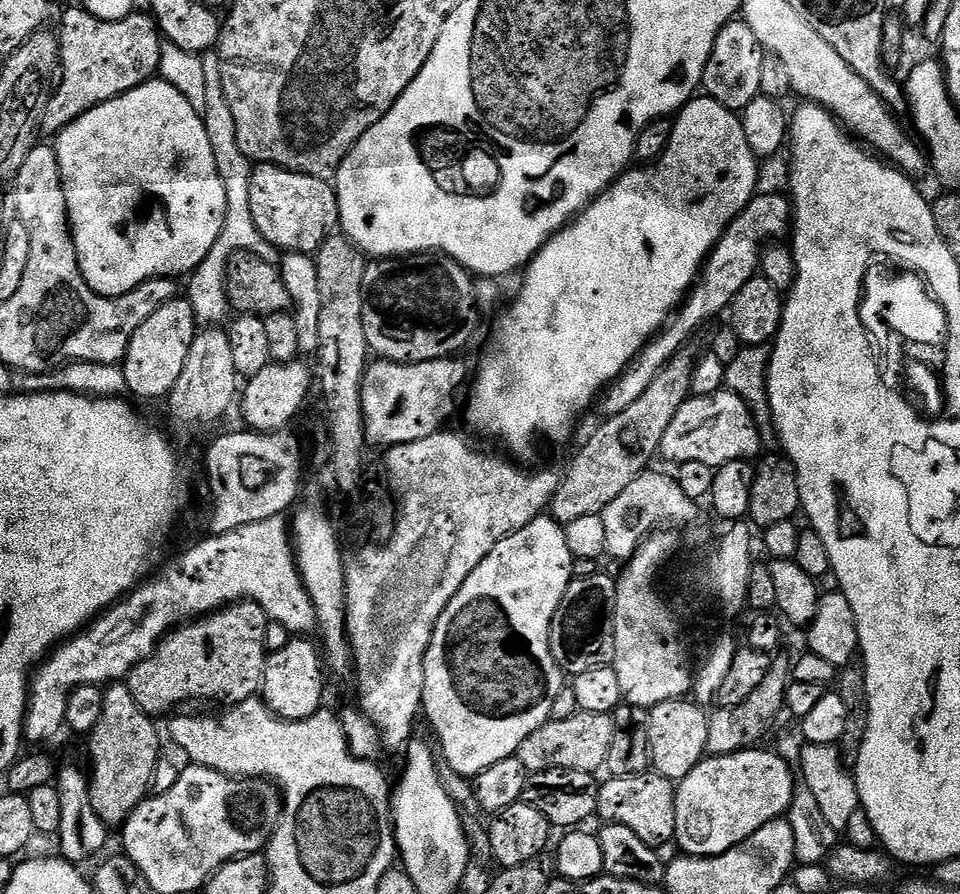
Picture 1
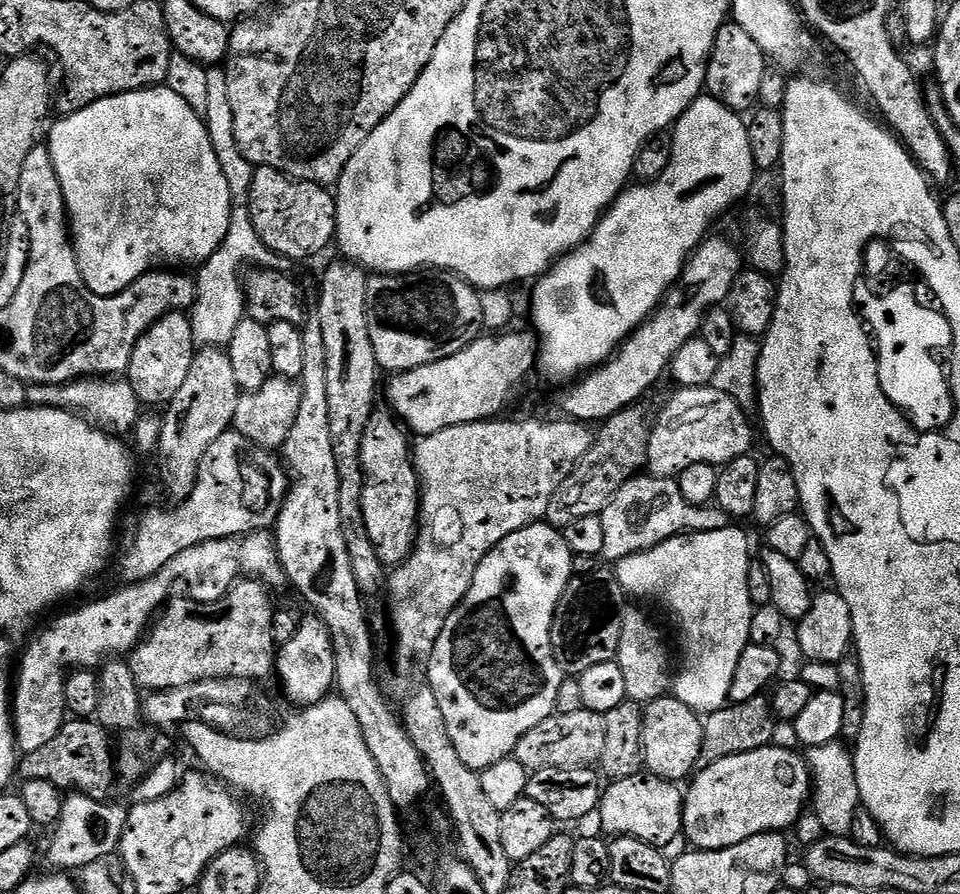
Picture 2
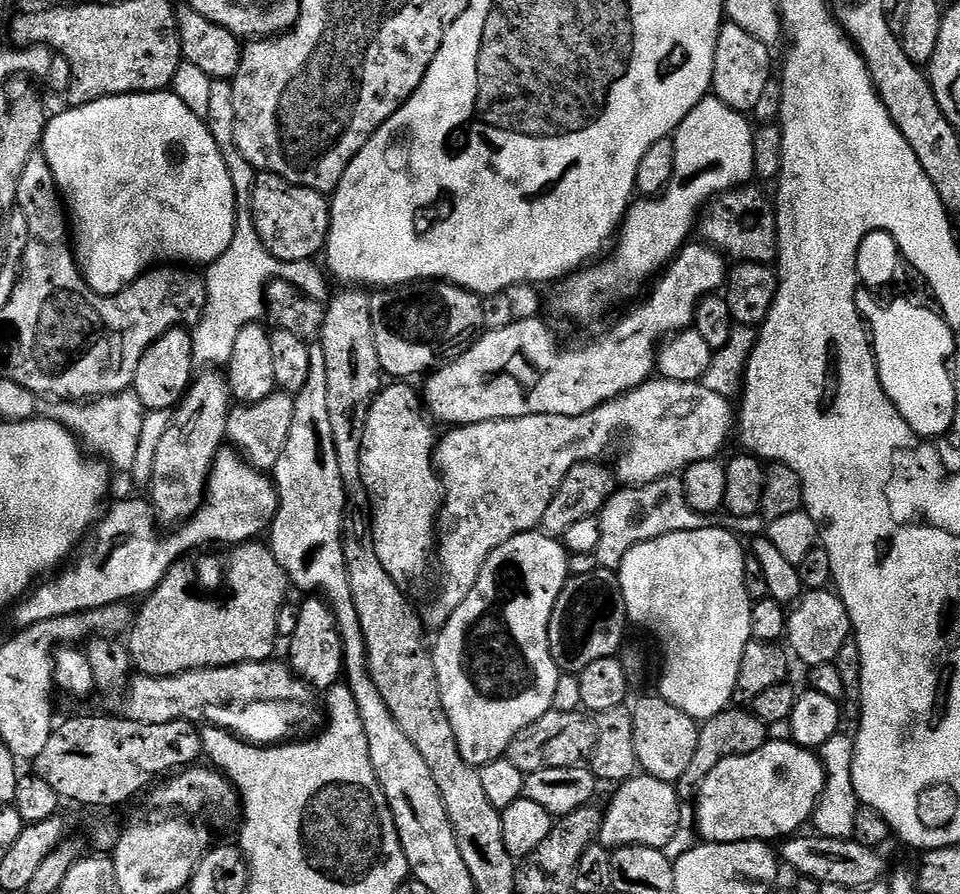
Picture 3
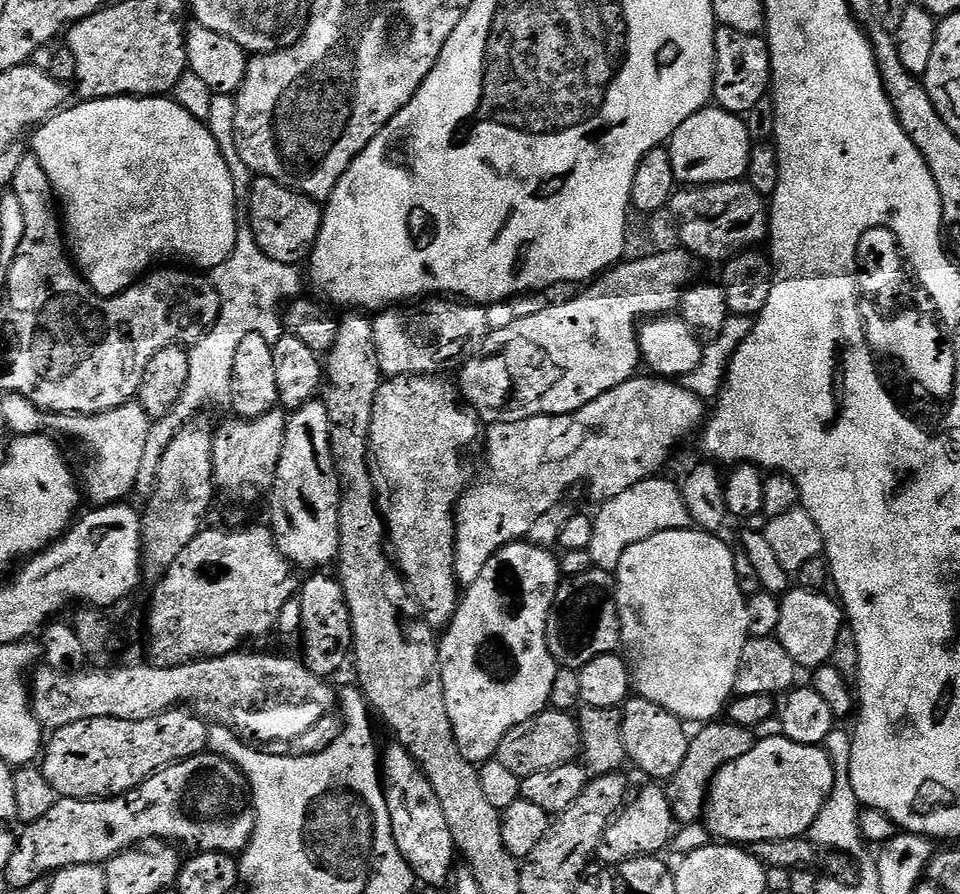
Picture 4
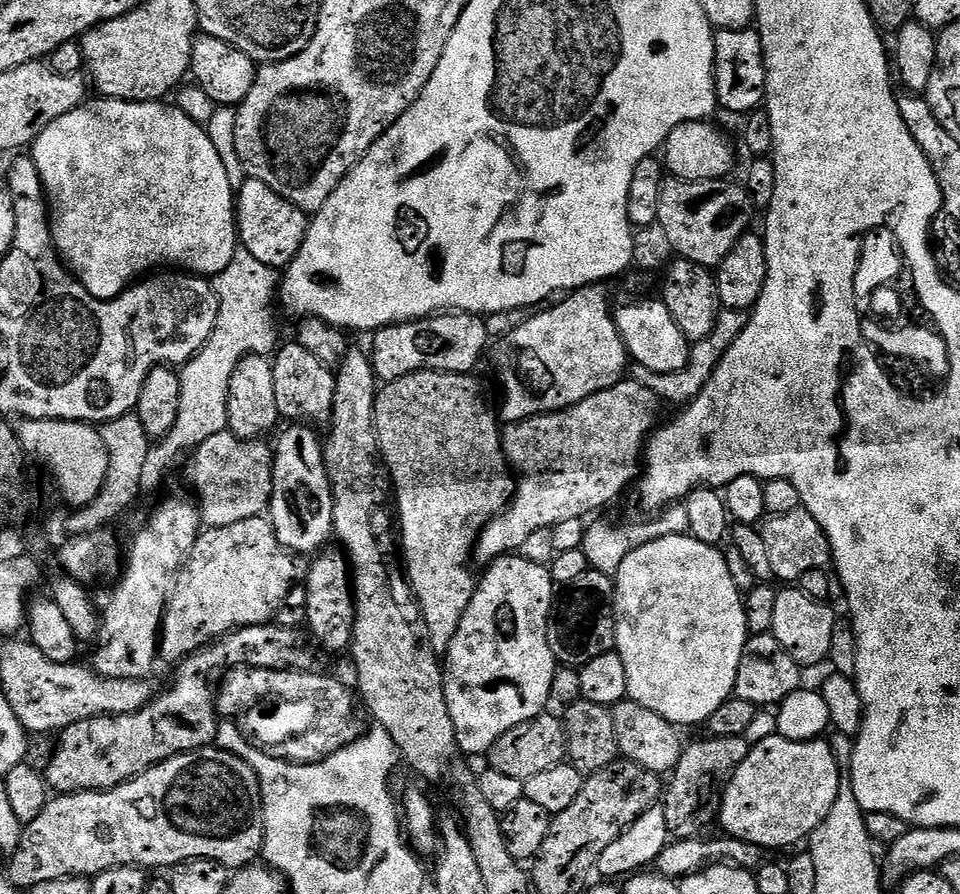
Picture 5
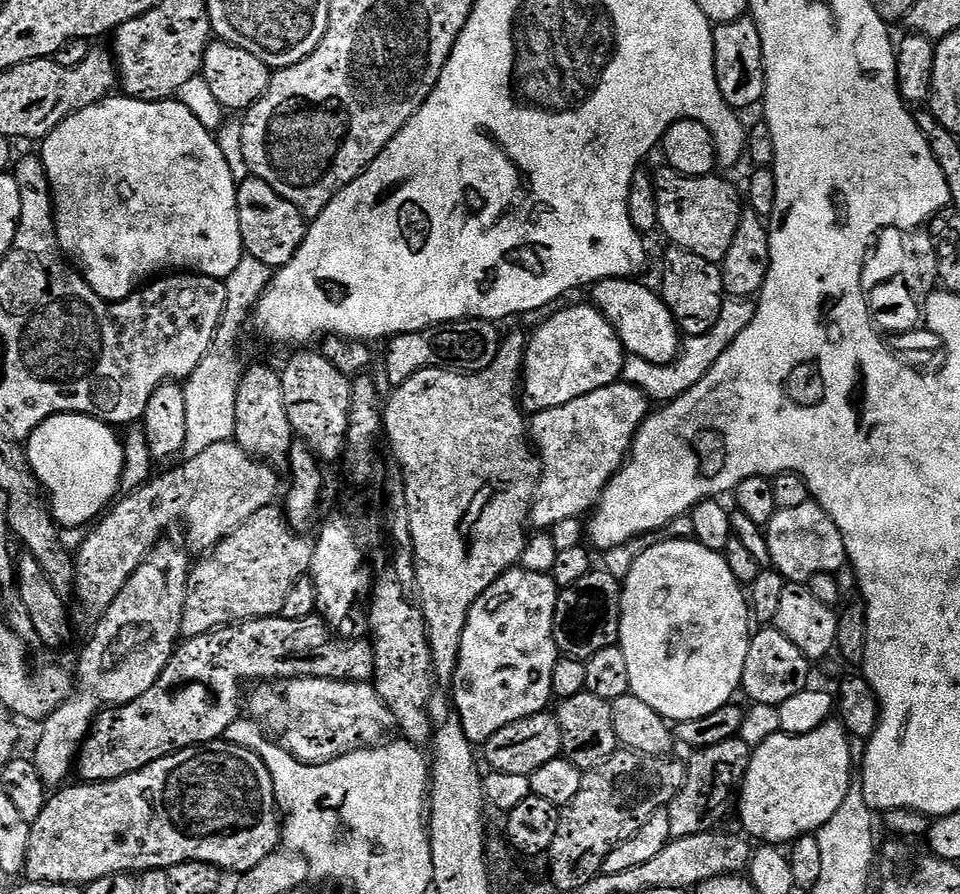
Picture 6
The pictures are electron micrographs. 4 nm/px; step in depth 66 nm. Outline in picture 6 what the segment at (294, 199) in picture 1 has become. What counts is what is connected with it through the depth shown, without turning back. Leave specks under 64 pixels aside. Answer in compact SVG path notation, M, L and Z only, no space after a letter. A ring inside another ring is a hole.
M255 178L239 181L236 189L236 209L245 253L258 258L258 262L265 264L269 270L279 270L302 246L306 231L306 218L294 205L286 202L286 198L282 198L277 192L270 190L270 186L266 186L266 182Z

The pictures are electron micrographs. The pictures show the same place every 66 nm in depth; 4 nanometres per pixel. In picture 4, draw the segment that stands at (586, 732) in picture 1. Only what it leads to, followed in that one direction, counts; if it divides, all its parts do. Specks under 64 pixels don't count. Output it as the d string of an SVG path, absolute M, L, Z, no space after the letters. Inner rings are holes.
M545 710L535 720L514 726L506 738L498 746L495 759L521 778L534 774L538 770L557 768L563 764L571 764L581 755L580 722L572 712Z

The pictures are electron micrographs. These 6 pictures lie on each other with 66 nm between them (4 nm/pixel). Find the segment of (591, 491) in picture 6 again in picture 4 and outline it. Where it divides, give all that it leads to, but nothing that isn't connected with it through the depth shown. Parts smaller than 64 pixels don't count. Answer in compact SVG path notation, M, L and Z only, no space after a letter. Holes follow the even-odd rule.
M647 375L633 376L576 412L535 416L509 424L496 422L489 427L492 428L489 432L487 429L488 469L484 477L461 496L456 510L456 574L461 585L467 586L478 579L495 552L507 544L523 541L527 537L524 535L540 519L544 520L561 503L568 488L574 487L579 480L589 480L593 494L601 498L620 495L648 477L655 477L667 462L672 447L696 427L696 431L701 427L706 416L703 399L671 379Z

